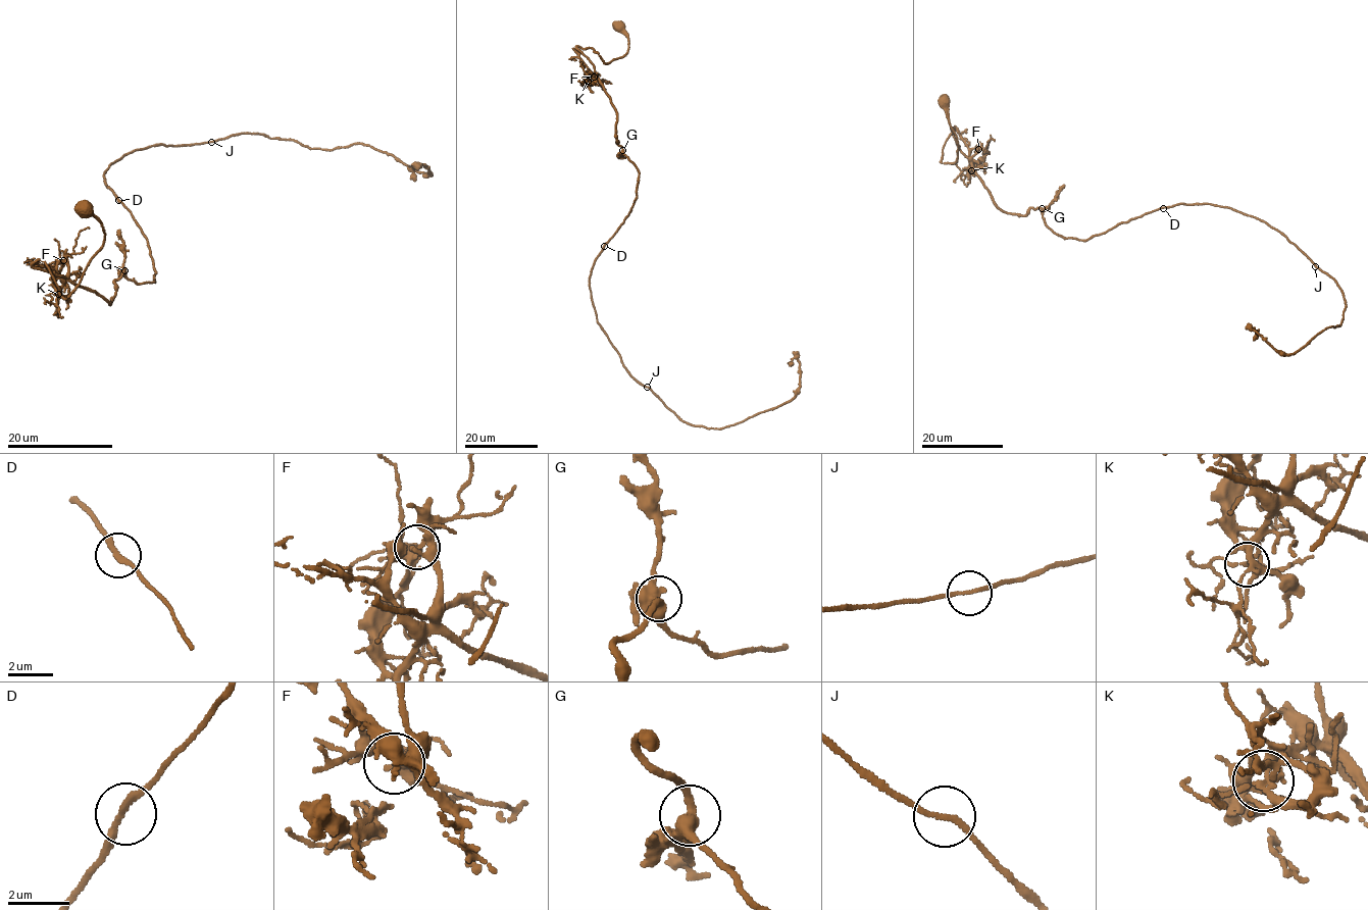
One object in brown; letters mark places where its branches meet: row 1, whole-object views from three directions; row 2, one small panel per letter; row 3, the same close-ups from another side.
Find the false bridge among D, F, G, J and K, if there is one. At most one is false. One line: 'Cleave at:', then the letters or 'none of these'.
Cleave at: none of these

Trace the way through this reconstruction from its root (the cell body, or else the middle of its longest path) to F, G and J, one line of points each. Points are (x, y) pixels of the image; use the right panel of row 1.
F: (1162, 206), (1085, 240), (1063, 238), (1048, 226), (1040, 207), (1023, 215), (997, 205), (971, 163), (978, 149)
G: (1162, 206), (1118, 223), (1085, 240), (1054, 234), (1045, 222), (1042, 208)
J: (1162, 206), (1213, 204), (1253, 215), (1286, 236), (1315, 266)

